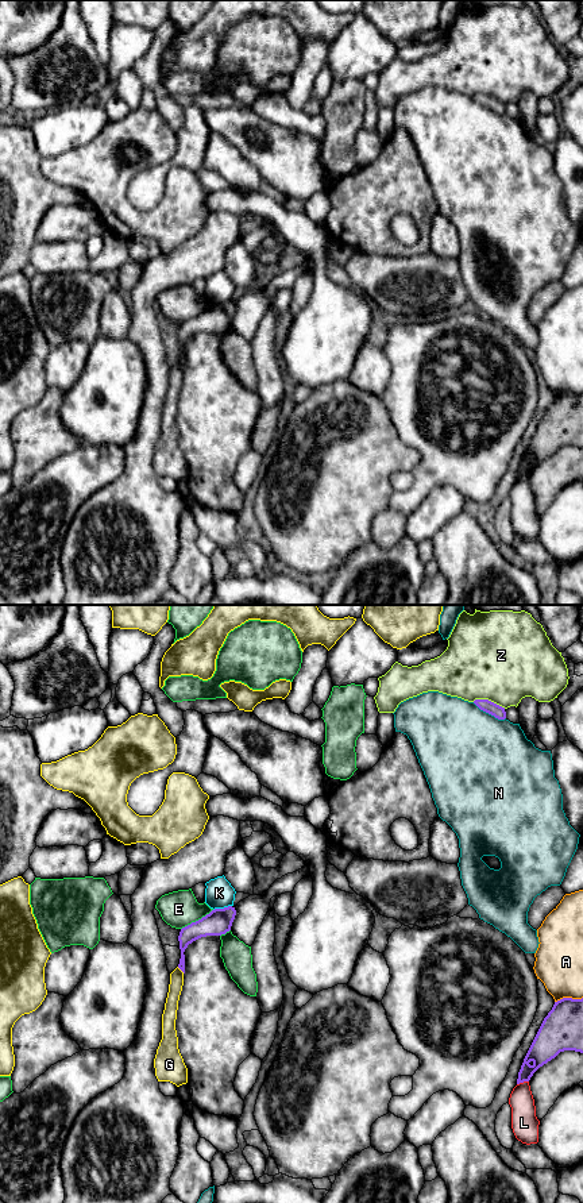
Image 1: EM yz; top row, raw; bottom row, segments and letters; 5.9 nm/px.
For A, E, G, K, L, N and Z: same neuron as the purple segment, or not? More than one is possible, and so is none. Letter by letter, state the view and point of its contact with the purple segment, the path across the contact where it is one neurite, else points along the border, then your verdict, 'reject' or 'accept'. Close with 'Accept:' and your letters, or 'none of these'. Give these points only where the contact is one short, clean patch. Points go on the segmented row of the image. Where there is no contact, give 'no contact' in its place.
A: meets purple in yz at (568, 998); reject
E: meets purple in yz at (196, 921); reject
G: meets purple in yz at (181, 970); reject
K: meets purple in yz at (221, 909); reject
L: meets purple in yz at (522, 1082); reject
N: meets purple in yz at (489, 713); reject
Z: meets purple in yz at (487, 700); reject
Accept: none of these

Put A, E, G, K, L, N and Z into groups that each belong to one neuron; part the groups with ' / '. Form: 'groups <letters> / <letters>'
groups A / E / G / K / L / N / Z

